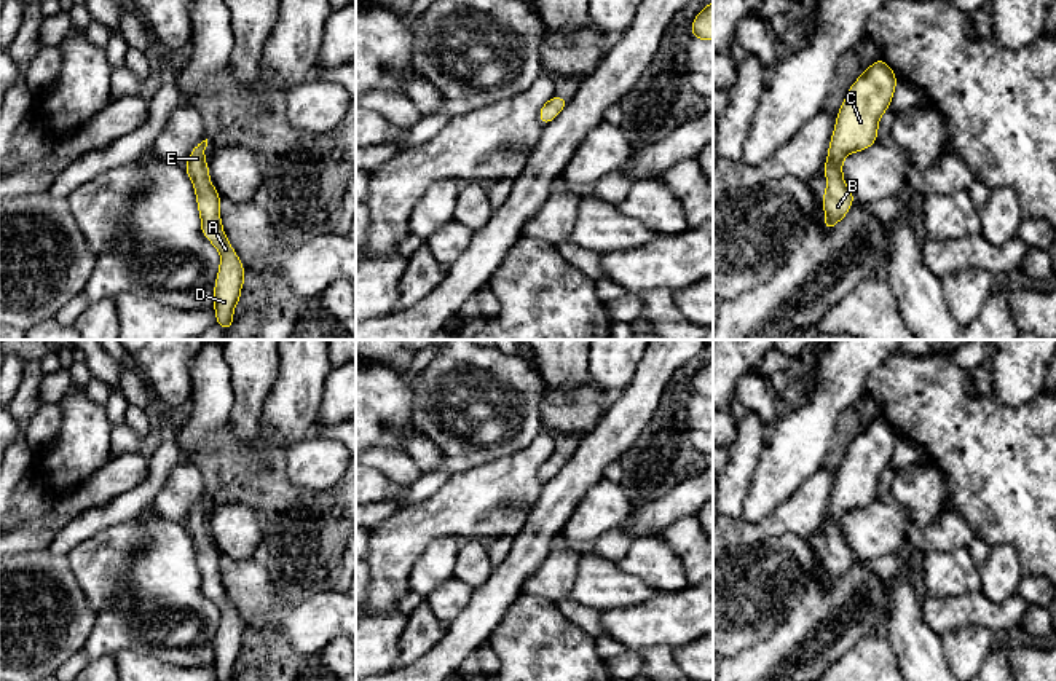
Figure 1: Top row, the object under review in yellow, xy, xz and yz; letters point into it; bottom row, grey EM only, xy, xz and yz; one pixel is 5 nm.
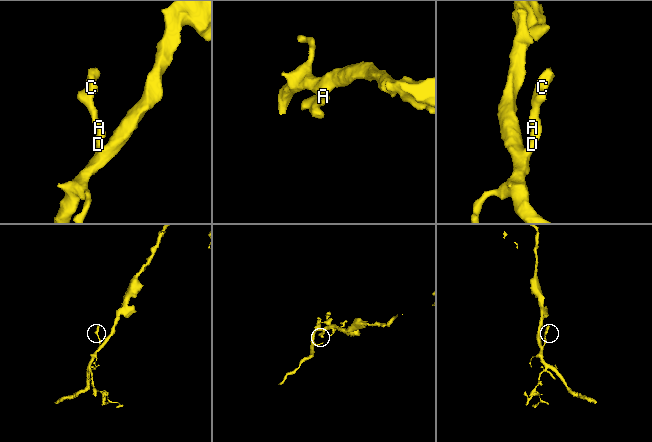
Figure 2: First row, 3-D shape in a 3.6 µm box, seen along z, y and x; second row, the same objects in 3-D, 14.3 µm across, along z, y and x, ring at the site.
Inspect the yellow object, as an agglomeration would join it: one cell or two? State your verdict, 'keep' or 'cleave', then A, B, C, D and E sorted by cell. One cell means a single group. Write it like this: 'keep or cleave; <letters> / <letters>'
keep; A B C D E

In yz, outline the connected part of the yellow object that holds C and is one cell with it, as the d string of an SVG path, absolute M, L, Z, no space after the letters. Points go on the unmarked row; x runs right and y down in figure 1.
M877 416L850 443L836 474L836 485L828 506L823 550L826 588L841 579L852 560L852 549L844 541L842 517L853 509L869 506L877 498L879 475L892 459L898 435L889 421Z

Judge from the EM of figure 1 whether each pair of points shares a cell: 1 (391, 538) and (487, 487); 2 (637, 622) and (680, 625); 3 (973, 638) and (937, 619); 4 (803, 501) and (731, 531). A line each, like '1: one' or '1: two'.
1: one
2: one
3: two
4: one

